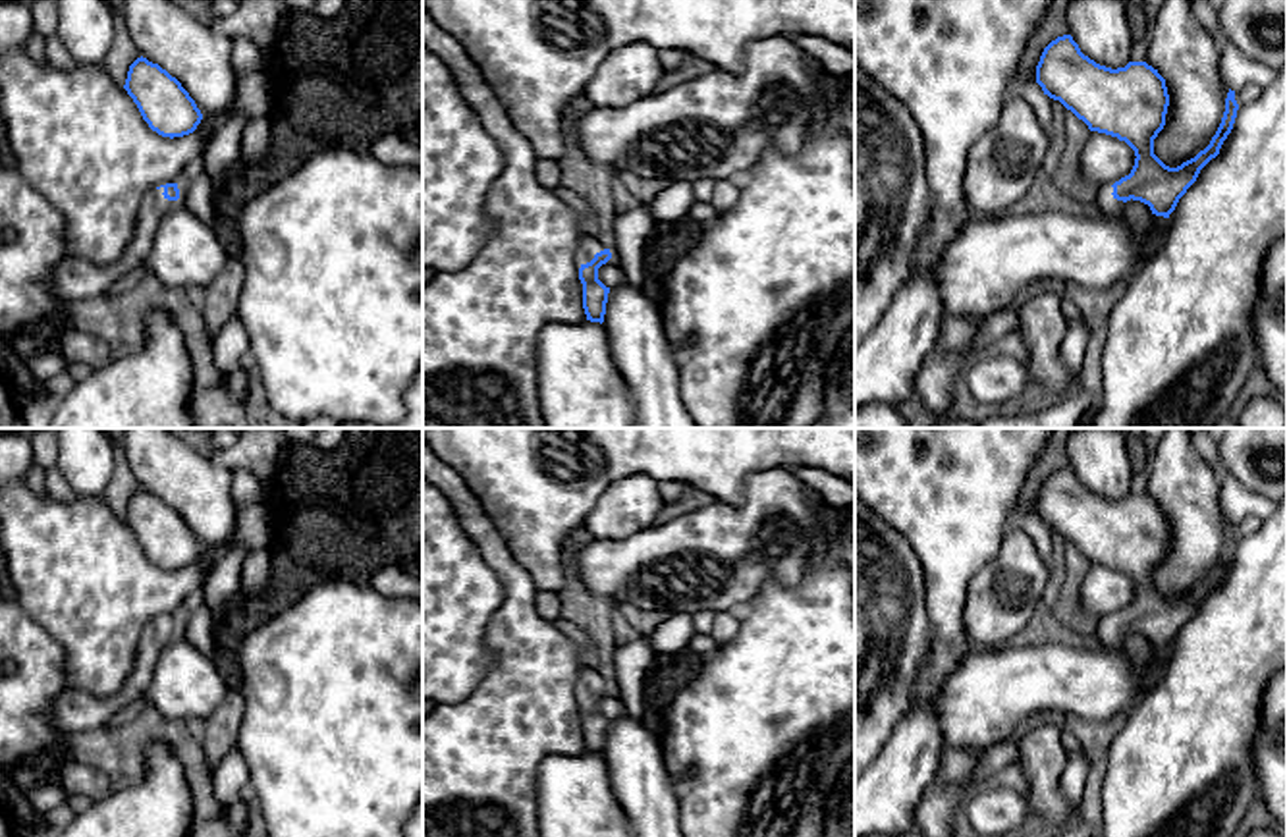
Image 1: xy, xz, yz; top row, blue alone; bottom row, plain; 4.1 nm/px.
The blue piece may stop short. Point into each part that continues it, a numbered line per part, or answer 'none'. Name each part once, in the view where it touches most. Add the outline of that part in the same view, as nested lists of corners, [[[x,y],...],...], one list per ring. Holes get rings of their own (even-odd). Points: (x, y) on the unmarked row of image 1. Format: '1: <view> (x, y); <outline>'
1: xy (74, 712); [[[164,619],[154,621],[137,644],[133,671],[125,679],[116,696],[98,698],[83,690],[64,692],[54,702],[54,727],[64,729],[68,735],[104,727],[120,710],[139,698],[151,683],[151,667],[160,652],[178,636],[168,633]]]

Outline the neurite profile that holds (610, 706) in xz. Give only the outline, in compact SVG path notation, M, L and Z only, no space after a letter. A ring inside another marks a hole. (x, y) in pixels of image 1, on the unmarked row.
M610 690L606 696L598 700L598 712L606 719L616 719L629 714L631 708L614 690Z

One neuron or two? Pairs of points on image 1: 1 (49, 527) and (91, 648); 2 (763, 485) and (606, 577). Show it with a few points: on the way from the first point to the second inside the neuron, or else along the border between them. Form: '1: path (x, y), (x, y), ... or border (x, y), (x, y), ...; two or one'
1: path (64, 558), (91, 587), (91, 618); one
2: path (732, 527), (714, 544), (684, 544), (649, 558); one

